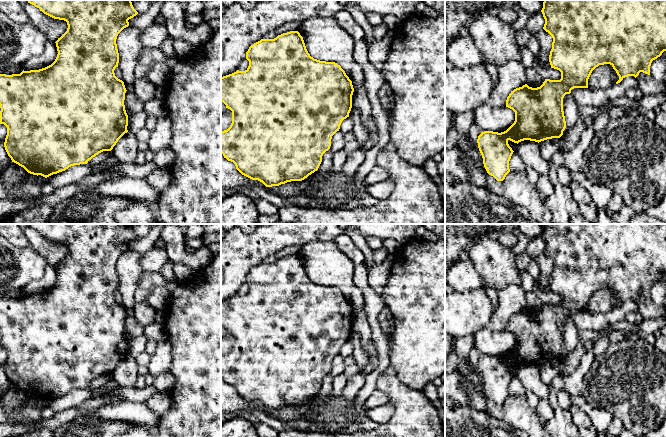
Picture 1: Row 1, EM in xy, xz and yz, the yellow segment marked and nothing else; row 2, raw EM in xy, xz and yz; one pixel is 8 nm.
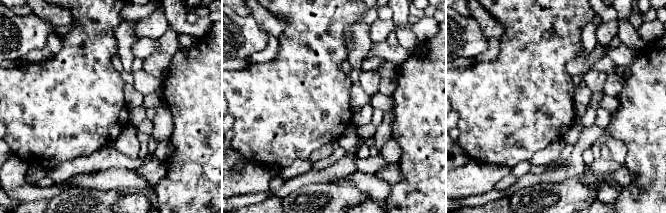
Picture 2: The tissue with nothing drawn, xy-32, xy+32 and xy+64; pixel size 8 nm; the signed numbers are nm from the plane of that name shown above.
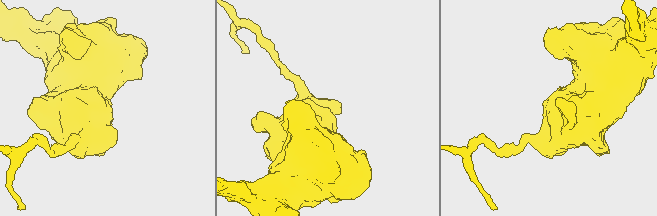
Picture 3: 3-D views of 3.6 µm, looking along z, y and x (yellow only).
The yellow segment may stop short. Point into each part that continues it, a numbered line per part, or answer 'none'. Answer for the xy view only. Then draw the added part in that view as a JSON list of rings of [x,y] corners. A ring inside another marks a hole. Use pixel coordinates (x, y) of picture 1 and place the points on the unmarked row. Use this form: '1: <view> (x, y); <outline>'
none

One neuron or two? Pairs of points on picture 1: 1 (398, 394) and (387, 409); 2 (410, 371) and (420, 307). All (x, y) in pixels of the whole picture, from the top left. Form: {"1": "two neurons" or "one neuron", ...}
{"1": "two neurons", "2": "one neuron"}

